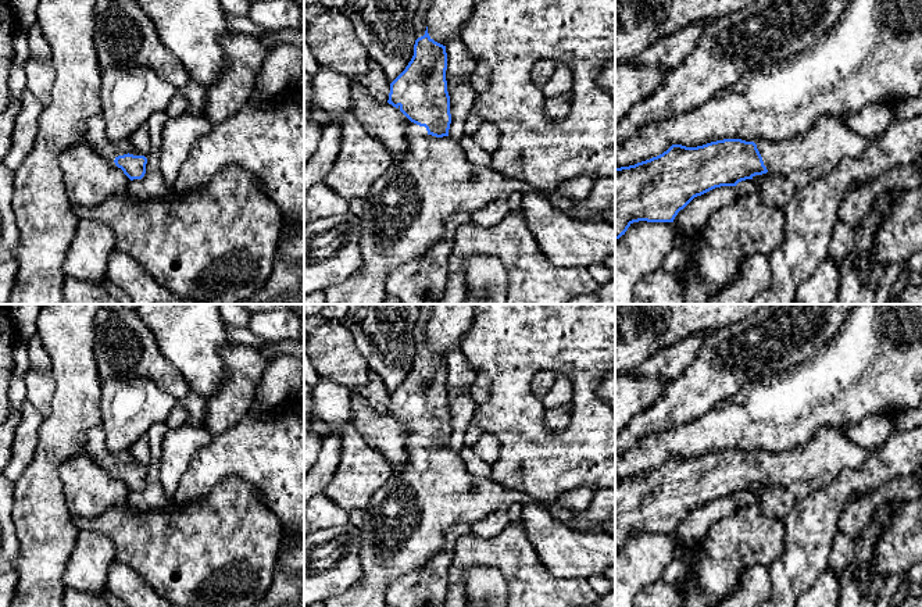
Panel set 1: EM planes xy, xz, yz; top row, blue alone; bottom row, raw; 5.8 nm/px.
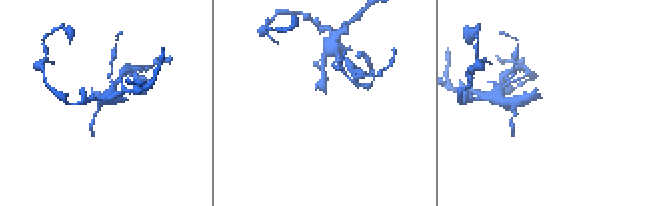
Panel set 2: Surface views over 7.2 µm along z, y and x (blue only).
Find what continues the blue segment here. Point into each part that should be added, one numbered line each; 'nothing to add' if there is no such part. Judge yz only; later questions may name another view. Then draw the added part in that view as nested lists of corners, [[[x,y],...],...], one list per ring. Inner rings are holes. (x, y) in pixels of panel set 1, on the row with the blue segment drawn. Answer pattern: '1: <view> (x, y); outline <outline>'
1: yz (811, 156); outline [[[821,115],[803,135],[780,142],[757,140],[768,175],[780,176],[794,188],[832,172],[841,160],[861,156],[871,138],[853,132],[837,115]]]

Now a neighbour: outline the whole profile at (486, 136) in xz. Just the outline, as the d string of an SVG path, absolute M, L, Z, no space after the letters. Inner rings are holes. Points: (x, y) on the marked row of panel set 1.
M485 121L472 135L473 142L480 150L492 156L500 144L501 133L494 124Z

